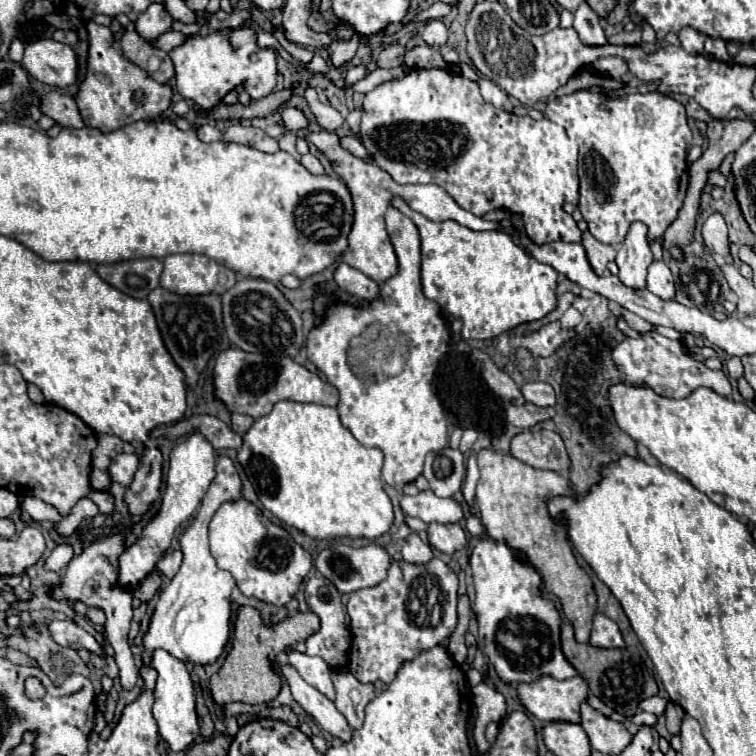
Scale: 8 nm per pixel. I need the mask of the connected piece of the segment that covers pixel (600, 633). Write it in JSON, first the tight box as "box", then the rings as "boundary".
{"box":[591,613,625,647],"boundary":[[[597,613],[593,619],[593,631],[591,631],[591,645],[595,647],[625,647],[625,641],[621,637],[621,631],[615,621],[605,617],[603,613]]]}

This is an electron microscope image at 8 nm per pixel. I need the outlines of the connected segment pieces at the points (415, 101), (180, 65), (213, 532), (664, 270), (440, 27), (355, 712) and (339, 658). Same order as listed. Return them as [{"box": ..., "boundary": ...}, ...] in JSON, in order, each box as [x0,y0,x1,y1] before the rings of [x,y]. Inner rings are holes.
[{"box":[361,69,581,245],"boundary":[[[413,69],[409,71],[403,79],[395,79],[395,81],[387,81],[381,83],[379,87],[375,87],[371,93],[365,95],[363,99],[363,121],[361,121],[361,143],[365,145],[365,149],[369,151],[369,155],[375,159],[375,163],[387,171],[395,183],[399,185],[415,185],[415,183],[435,183],[439,187],[443,187],[463,209],[471,211],[473,215],[485,215],[493,209],[509,209],[511,213],[519,213],[523,215],[525,221],[525,233],[539,245],[549,243],[549,241],[581,241],[581,231],[577,229],[577,223],[573,221],[573,217],[569,213],[563,211],[563,203],[575,203],[575,199],[579,199],[579,177],[577,177],[577,143],[571,141],[565,133],[563,127],[555,125],[549,119],[539,119],[533,121],[531,117],[517,117],[513,113],[507,113],[503,109],[493,107],[491,103],[485,103],[481,93],[479,93],[479,85],[459,73],[451,73],[447,69]]]},{"box":[169,29,277,111],"boundary":[[[251,29],[215,31],[207,37],[191,35],[183,45],[171,49],[169,57],[175,65],[175,87],[179,95],[195,101],[205,111],[215,107],[239,83],[245,85],[245,91],[251,95],[251,99],[267,97],[277,85],[275,51],[257,47],[255,33]]]},{"box":[209,499,313,607],"boundary":[[[245,499],[225,503],[217,509],[209,525],[209,541],[217,567],[233,575],[243,595],[273,603],[277,607],[291,601],[313,565],[311,555],[299,547],[285,529],[273,525],[253,503]]]},{"box":[647,261,675,301],"boundary":[[[653,261],[649,265],[647,289],[665,301],[675,297],[675,281],[673,281],[669,267],[663,261]]]},{"box":[421,21,447,47],"boundary":[[[429,21],[421,33],[423,41],[431,47],[441,47],[447,43],[447,27],[441,21]]]},{"box":[333,671,375,729],"boundary":[[[335,671],[333,685],[337,691],[335,707],[345,715],[353,729],[359,729],[363,725],[365,705],[375,699],[375,687],[371,683],[357,681],[349,671]]]},{"box":[305,577,349,667],"boundary":[[[313,577],[307,581],[307,587],[305,587],[305,595],[307,595],[307,605],[313,613],[319,615],[321,619],[321,629],[311,635],[307,641],[305,641],[305,653],[307,655],[317,655],[321,659],[327,661],[329,667],[345,667],[347,663],[347,649],[349,649],[349,629],[347,629],[347,623],[345,623],[345,613],[343,613],[343,603],[341,603],[341,593],[335,589],[333,583],[329,583],[327,579],[323,577]],[[321,585],[327,585],[329,587],[329,593],[327,595],[319,595],[319,587]]]}]

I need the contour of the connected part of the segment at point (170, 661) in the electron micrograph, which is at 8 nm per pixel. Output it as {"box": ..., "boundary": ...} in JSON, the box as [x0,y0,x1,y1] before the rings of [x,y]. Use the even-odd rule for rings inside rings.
{"box":[151,649,199,751],"boundary":[[[157,649],[151,659],[151,667],[157,669],[159,679],[155,687],[155,703],[153,703],[153,717],[159,727],[159,735],[169,743],[171,751],[187,751],[195,737],[199,735],[197,713],[195,713],[195,693],[193,681],[183,661],[171,657],[167,651]]]}

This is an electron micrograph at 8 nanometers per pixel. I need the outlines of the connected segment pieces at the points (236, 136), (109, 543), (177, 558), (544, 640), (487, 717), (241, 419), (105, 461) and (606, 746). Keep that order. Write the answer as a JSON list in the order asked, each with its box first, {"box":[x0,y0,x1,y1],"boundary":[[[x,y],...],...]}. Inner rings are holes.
[{"box":[223,125,279,153],"boundary":[[[231,125],[225,133],[223,133],[225,141],[233,141],[233,143],[241,143],[241,145],[249,145],[255,147],[259,151],[265,153],[277,153],[279,145],[273,137],[269,137],[265,131],[255,129],[255,127],[245,127],[245,125]]]},{"box":[53,533,139,691],"boundary":[[[117,533],[105,539],[99,539],[85,547],[79,557],[73,557],[71,563],[65,567],[61,585],[53,591],[55,599],[71,599],[71,601],[83,601],[89,607],[99,607],[105,611],[107,621],[105,621],[105,633],[115,649],[115,661],[119,667],[119,681],[125,691],[131,691],[139,679],[137,667],[133,663],[133,655],[127,643],[127,633],[129,633],[129,623],[133,617],[131,609],[131,593],[127,589],[121,589],[117,585],[117,557],[123,553],[125,547],[125,533]]]},{"box":[157,549,183,579],"boundary":[[[179,549],[173,551],[173,553],[167,553],[167,555],[157,563],[157,571],[159,571],[161,575],[165,575],[165,577],[171,579],[171,577],[179,571],[179,567],[181,567],[181,559],[183,559],[183,555],[181,555]]]},{"box":[469,539,577,685],"boundary":[[[479,539],[469,555],[473,583],[475,583],[475,615],[479,621],[479,635],[485,639],[485,655],[489,663],[495,667],[497,675],[503,683],[521,685],[533,683],[543,675],[551,675],[553,679],[569,679],[577,675],[575,667],[565,659],[559,641],[559,625],[561,615],[551,599],[541,597],[541,577],[531,565],[523,565],[513,557],[513,551],[495,539]]]},{"box":[471,683,505,755],"boundary":[[[479,683],[471,691],[473,691],[475,707],[477,707],[477,721],[475,721],[475,729],[473,729],[473,739],[475,739],[477,751],[483,755],[489,749],[489,743],[485,739],[485,727],[491,721],[501,721],[505,717],[505,699],[499,691],[495,691],[493,687],[489,687],[485,683]]]},{"box":[231,413,253,433],"boundary":[[[233,413],[233,417],[231,417],[231,427],[233,427],[233,431],[237,431],[237,433],[247,433],[249,431],[249,427],[253,425],[253,417],[249,417],[249,415],[241,415],[241,413]]]},{"box":[93,435,135,473],"boundary":[[[99,435],[97,437],[97,449],[93,453],[93,467],[107,473],[107,467],[119,453],[135,453],[133,445],[127,441],[121,441],[115,435]]]},{"box":[581,701,633,755],"boundary":[[[587,701],[581,705],[581,727],[587,731],[591,747],[609,755],[619,755],[633,739],[621,723],[601,715]]]}]

